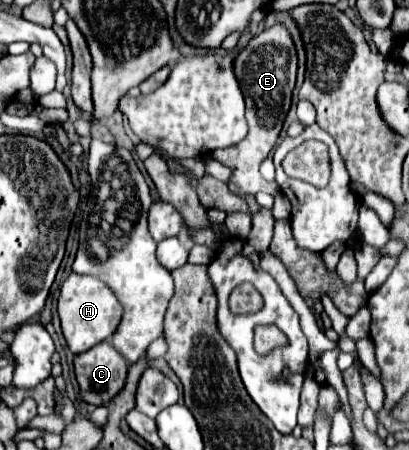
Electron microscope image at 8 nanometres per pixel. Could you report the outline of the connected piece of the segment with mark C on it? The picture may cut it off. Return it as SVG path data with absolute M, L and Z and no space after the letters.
M107 340L77 354L75 376L81 388L81 398L93 406L107 406L123 388L127 368L127 360Z

